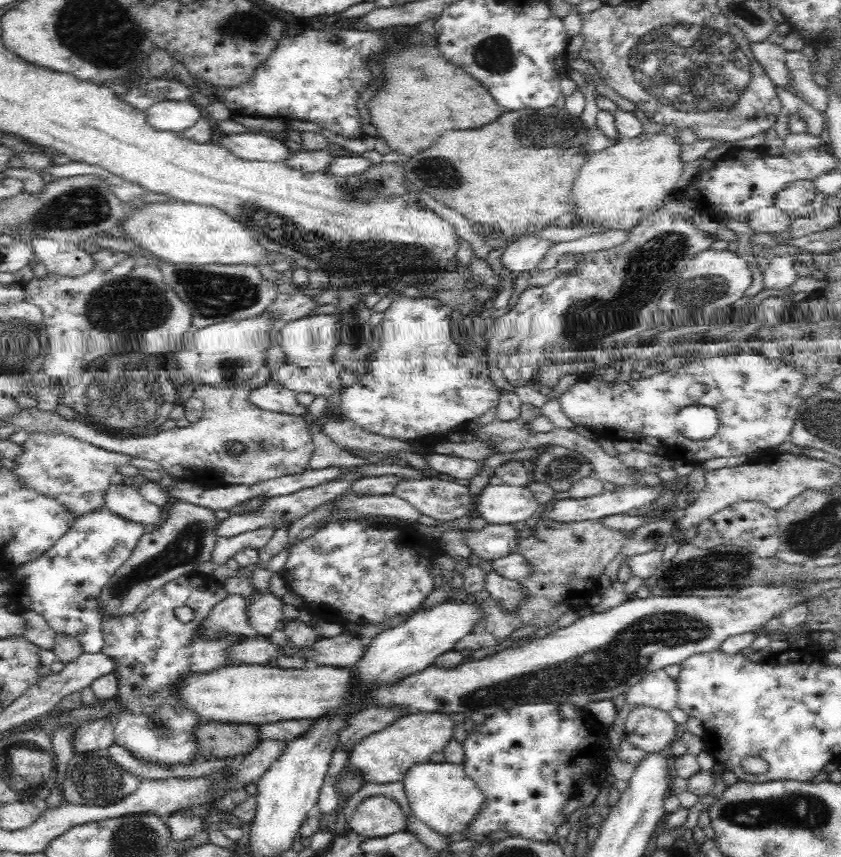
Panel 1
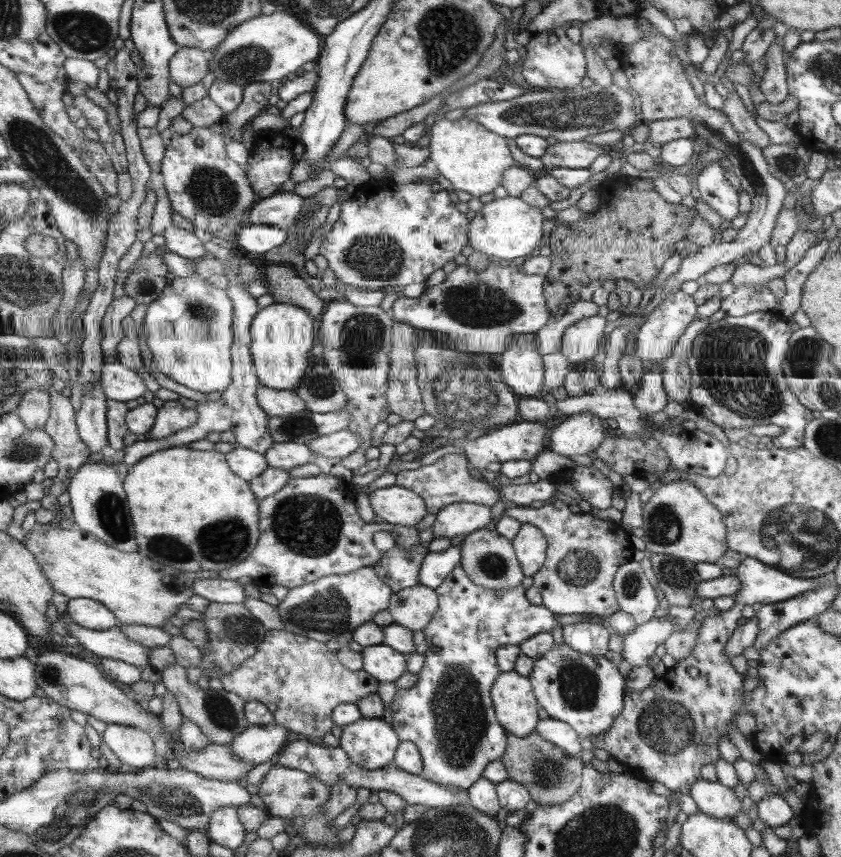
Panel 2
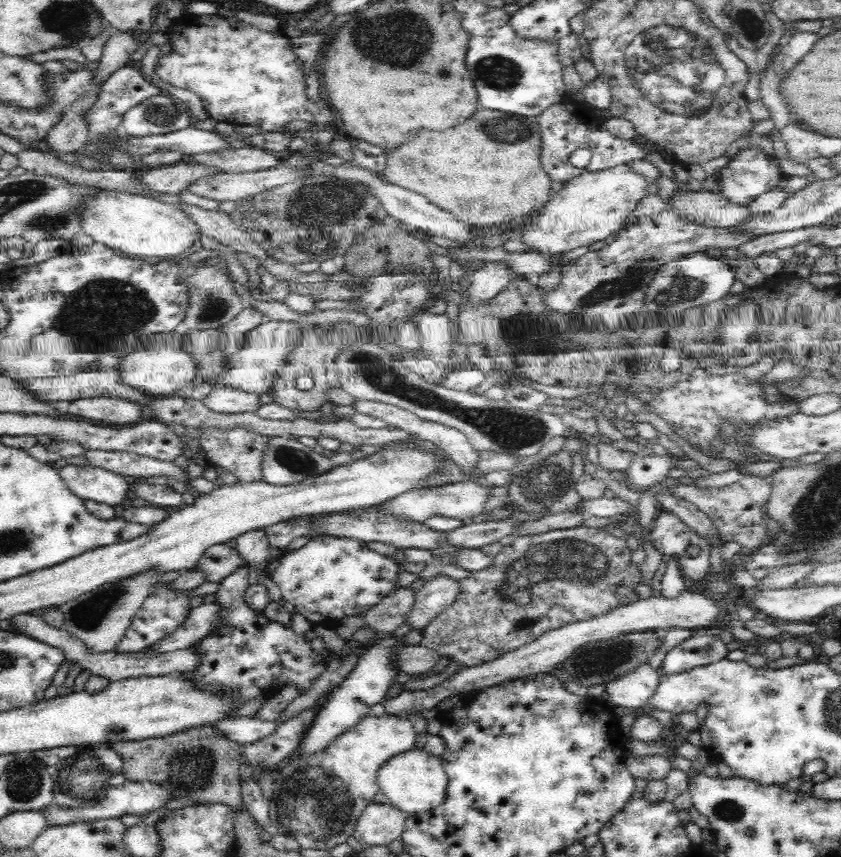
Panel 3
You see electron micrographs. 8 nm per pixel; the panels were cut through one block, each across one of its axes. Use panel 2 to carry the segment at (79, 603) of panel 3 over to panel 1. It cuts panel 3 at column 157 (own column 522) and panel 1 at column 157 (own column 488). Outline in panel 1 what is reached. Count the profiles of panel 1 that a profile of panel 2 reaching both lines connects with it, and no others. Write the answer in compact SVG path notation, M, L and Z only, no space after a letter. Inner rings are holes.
M182 501L174 504L168 510L166 523L155 531L143 533L128 560L100 588L94 608L101 614L101 622L108 622L109 618L132 615L152 591L180 575L194 572L196 566L210 561L214 542L218 538L218 535L214 536L216 520L209 508Z

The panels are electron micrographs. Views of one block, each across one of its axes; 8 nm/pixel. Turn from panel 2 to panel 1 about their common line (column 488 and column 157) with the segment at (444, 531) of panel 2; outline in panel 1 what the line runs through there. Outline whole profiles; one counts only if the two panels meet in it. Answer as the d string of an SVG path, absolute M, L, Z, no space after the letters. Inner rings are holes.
M136 484L108 485L104 492L104 506L110 512L143 526L160 522L160 507L148 502Z

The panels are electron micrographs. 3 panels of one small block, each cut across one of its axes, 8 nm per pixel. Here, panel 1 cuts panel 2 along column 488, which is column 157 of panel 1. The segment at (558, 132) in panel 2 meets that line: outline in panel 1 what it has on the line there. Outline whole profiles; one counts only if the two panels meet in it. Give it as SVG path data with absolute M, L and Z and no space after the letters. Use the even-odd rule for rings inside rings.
M162 101L146 110L153 130L180 134L200 119L200 110L187 101Z

